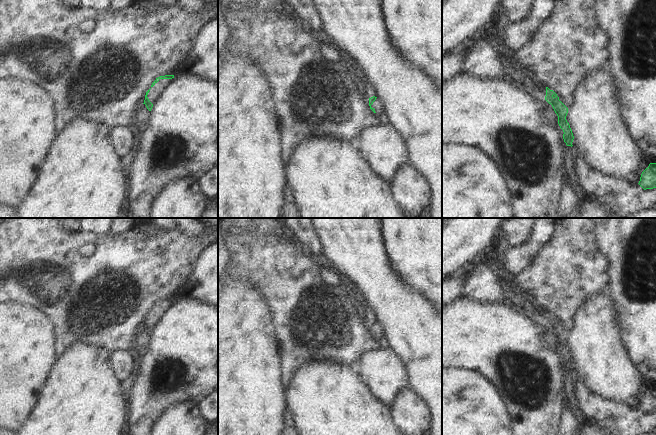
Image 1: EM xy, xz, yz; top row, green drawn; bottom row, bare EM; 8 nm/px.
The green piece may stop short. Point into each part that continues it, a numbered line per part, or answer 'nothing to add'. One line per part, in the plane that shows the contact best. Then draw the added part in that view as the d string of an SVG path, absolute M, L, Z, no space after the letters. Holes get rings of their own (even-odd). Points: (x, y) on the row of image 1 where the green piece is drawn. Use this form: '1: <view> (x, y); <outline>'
1: xy (156, 91); M160 79L151 87L147 97L152 104L155 104L161 97L165 89L174 81L174 79Z

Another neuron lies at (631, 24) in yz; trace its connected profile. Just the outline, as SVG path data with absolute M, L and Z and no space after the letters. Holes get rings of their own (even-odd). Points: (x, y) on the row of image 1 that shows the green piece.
M596 0L596 19L610 37L610 58L606 64L615 90L615 102L623 126L627 129L631 140L643 151L650 163L656 163L656 0Z

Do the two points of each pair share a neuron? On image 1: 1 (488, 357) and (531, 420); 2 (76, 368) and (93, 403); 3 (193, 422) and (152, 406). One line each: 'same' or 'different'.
1: same
2: same
3: different

